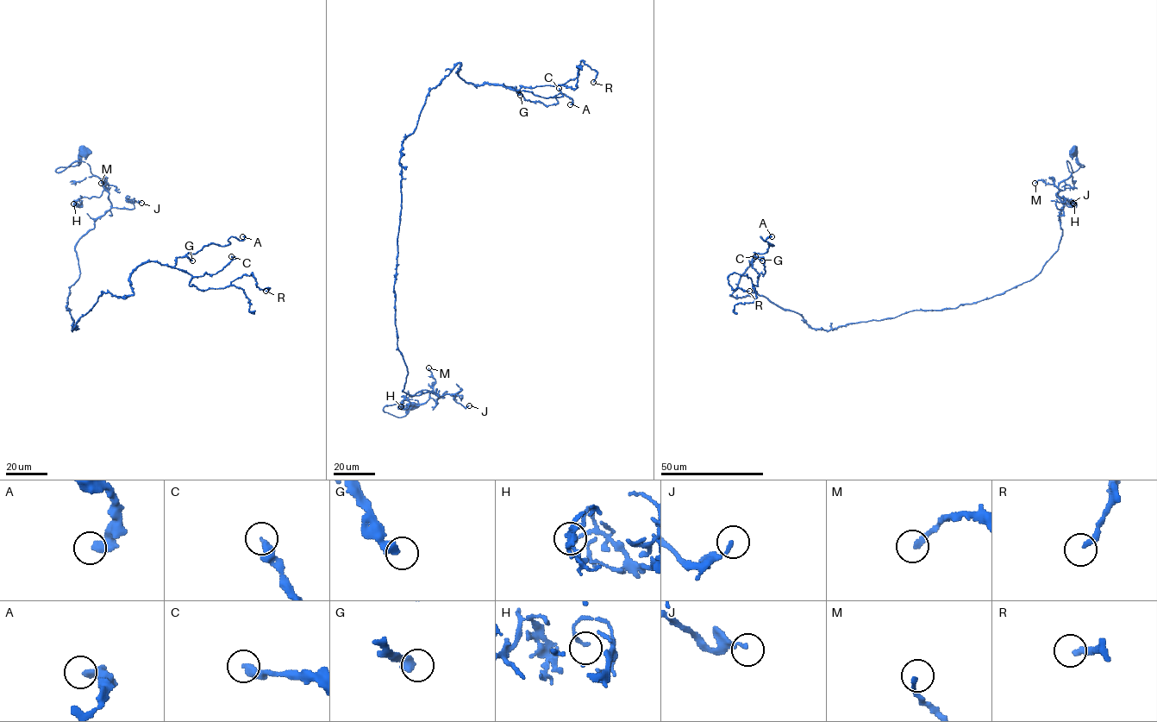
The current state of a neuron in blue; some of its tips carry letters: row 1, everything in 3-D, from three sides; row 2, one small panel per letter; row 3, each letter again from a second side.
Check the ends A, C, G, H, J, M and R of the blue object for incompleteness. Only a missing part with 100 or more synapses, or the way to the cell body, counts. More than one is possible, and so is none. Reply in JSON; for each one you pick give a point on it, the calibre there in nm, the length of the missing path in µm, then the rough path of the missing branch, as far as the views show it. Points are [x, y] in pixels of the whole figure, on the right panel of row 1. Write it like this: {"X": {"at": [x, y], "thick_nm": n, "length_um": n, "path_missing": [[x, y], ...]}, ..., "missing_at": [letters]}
{"missing_at": []}

